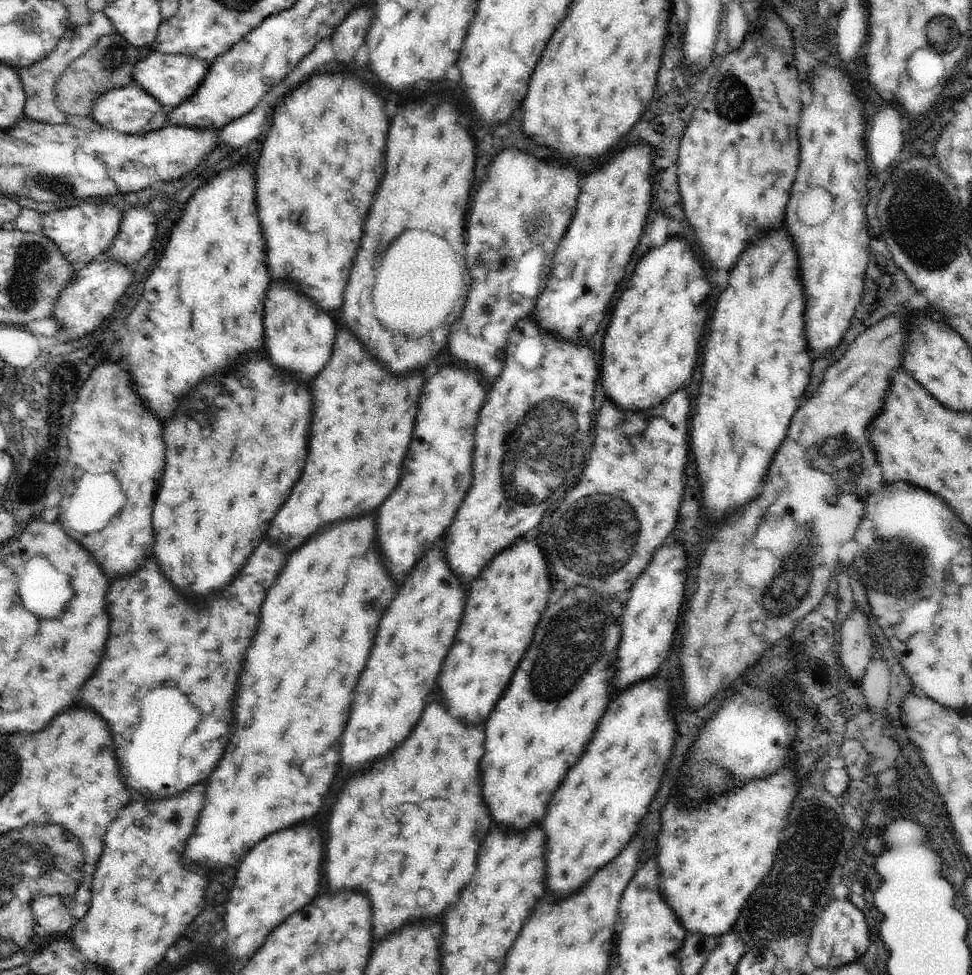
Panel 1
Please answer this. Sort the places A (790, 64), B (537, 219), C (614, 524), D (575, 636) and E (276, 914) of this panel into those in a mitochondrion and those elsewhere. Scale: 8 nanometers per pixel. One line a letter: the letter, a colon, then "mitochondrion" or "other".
A: other
B: mitochondrion
C: mitochondrion
D: mitochondrion
E: other

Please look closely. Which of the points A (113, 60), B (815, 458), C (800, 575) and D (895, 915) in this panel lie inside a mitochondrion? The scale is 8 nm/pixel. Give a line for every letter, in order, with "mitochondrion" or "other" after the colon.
A: mitochondrion
B: mitochondrion
C: mitochondrion
D: other

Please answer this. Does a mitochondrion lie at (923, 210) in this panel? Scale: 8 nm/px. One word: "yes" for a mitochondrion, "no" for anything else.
yes

